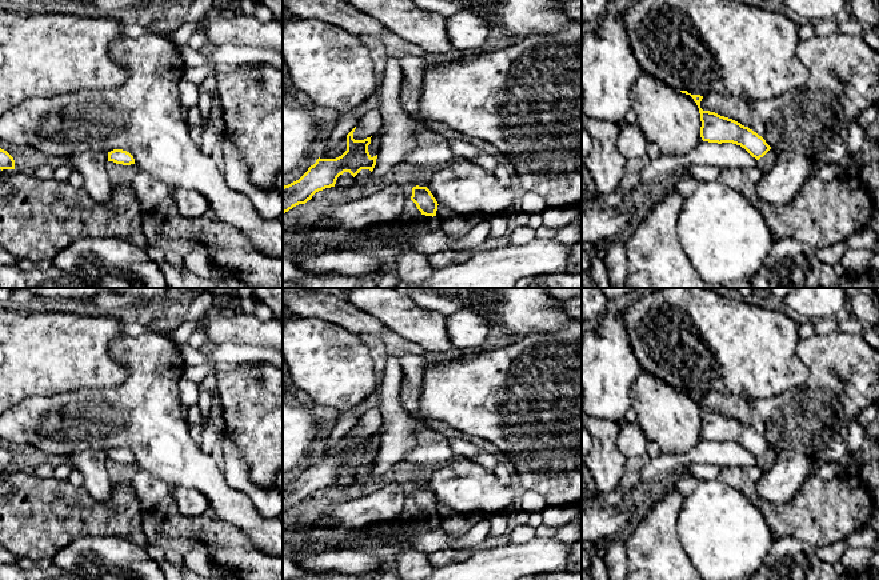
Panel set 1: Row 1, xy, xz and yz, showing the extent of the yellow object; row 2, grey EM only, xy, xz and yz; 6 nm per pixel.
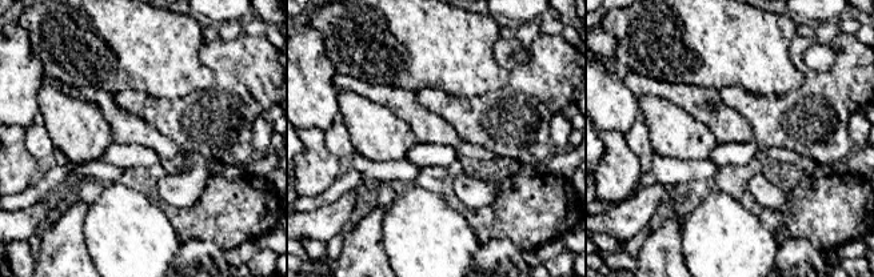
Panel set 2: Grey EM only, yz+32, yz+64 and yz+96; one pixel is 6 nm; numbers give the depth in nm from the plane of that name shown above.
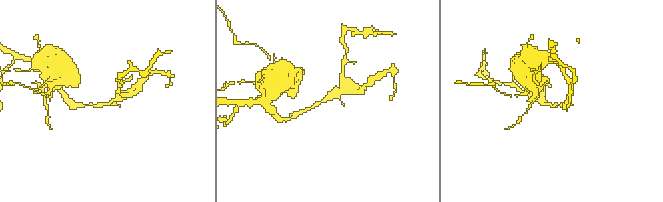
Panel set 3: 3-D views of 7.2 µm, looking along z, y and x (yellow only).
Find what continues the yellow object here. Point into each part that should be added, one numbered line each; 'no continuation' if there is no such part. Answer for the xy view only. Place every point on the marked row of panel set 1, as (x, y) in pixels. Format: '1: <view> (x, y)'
no continuation

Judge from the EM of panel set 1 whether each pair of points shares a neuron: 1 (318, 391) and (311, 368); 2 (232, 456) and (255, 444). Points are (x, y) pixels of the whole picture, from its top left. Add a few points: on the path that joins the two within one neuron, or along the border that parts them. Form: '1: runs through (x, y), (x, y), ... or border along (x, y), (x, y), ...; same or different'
1: runs through (318, 386), (316, 374); same
2: border along (224, 431), (240, 452), (242, 463), (252, 482); different

